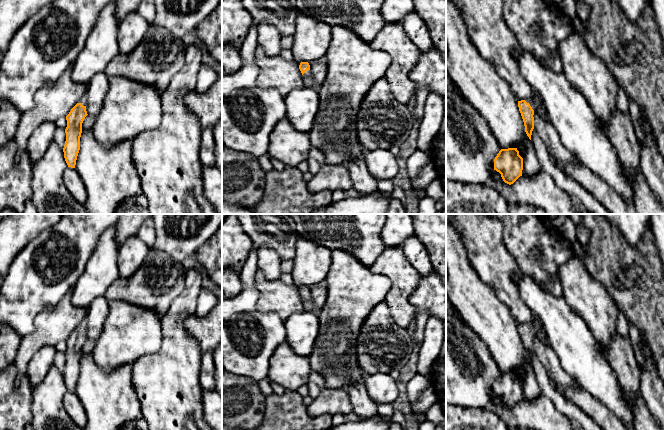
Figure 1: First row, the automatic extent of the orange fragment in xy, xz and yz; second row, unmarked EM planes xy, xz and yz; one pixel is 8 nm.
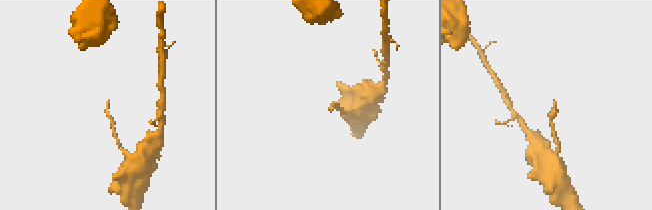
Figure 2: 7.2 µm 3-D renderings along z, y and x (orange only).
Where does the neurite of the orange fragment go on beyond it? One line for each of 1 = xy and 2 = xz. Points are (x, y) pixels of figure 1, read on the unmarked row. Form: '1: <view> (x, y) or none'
1: xy (83, 325)
2: xz (308, 304)

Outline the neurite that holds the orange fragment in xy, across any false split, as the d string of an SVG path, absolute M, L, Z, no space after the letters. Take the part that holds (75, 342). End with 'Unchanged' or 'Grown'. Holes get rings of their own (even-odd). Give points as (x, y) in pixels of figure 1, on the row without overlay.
M87 320L71 333L66 340L67 351L65 353L66 365L63 372L64 382L68 391L75 392L77 380L80 374L80 361L82 357L82 347L88 339L86 335Z. Grown

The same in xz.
M301 286L300 289L299 289L299 293L300 293L300 295L303 299L303 305L304 305L305 310L310 311L310 312L318 315L321 312L321 310L316 309L314 307L312 298L310 296L309 287L308 286Z. Grown

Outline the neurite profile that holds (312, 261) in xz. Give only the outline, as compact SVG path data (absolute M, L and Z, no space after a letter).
M298 236L294 268L294 283L299 286L317 285L326 279L332 263L332 250Z

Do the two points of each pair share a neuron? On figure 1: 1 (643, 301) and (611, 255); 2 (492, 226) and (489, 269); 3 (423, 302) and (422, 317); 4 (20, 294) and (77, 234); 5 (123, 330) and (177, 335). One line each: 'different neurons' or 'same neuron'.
1: same neuron
2: same neuron
3: different neurons
4: same neuron
5: different neurons

